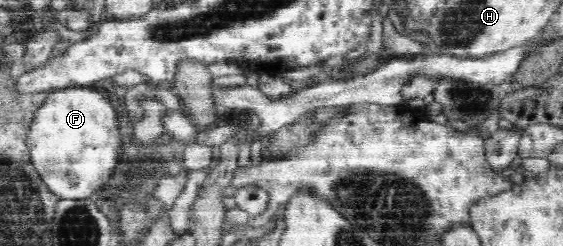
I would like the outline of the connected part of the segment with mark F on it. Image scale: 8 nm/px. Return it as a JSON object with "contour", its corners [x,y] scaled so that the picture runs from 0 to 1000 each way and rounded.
{"contour":[[[131,350],[110,358],[85,378],[75,423],[67,431],[53,500],[46,545],[46,589],[53,671],[71,707],[71,724],[85,772],[103,789],[107,805],[128,805],[128,813],[156,805],[167,780],[181,780],[183,756],[199,715],[199,691],[210,675],[213,602],[222,593],[217,553],[213,553],[206,439],[178,374],[171,374],[163,358],[146,358],[146,350],[142,358]]]}

